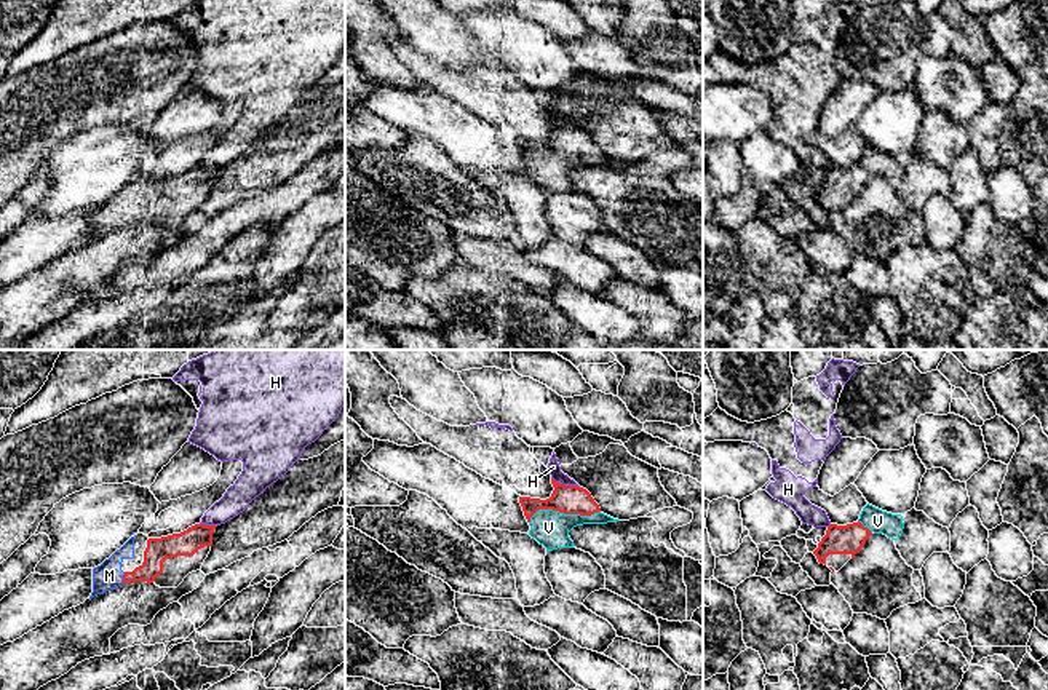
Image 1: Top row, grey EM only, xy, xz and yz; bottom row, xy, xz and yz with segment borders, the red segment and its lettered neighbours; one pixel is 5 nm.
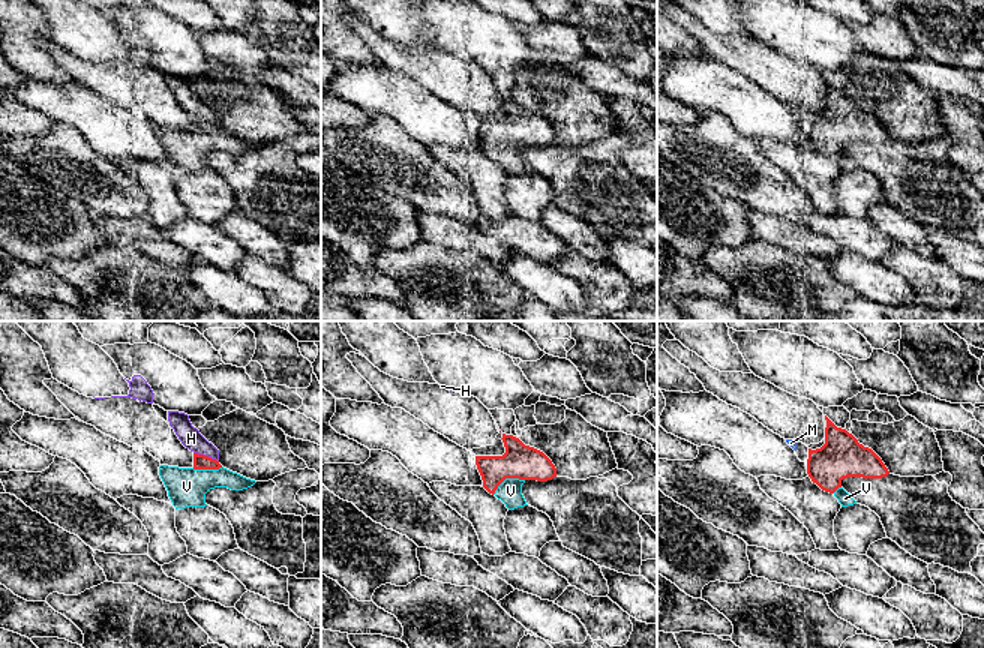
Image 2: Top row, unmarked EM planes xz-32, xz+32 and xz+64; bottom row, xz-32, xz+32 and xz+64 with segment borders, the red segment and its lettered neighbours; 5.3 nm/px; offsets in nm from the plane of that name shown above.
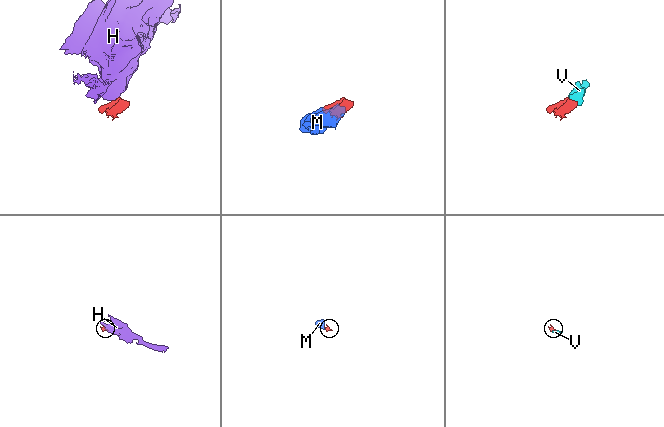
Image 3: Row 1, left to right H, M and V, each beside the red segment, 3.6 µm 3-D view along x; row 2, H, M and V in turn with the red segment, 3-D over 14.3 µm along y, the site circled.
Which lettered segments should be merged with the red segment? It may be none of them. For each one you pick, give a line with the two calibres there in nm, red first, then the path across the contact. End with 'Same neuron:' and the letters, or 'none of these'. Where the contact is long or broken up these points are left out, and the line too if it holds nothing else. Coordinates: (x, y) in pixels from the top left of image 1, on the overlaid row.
M: 120/140 nm
V: 140/180 nm | across xz (566, 499), (563, 511), (548, 527)
Same neuron: M, V

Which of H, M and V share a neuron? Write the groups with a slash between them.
H / M V

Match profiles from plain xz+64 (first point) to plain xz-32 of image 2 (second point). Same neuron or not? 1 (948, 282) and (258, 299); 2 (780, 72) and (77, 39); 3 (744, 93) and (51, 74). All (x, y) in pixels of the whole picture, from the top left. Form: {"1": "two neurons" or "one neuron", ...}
{"1": "two neurons", "2": "two neurons", "3": "two neurons"}

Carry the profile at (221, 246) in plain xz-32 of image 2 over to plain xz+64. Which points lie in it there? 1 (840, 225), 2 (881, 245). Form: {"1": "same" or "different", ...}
{"1": "same", "2": "same"}

